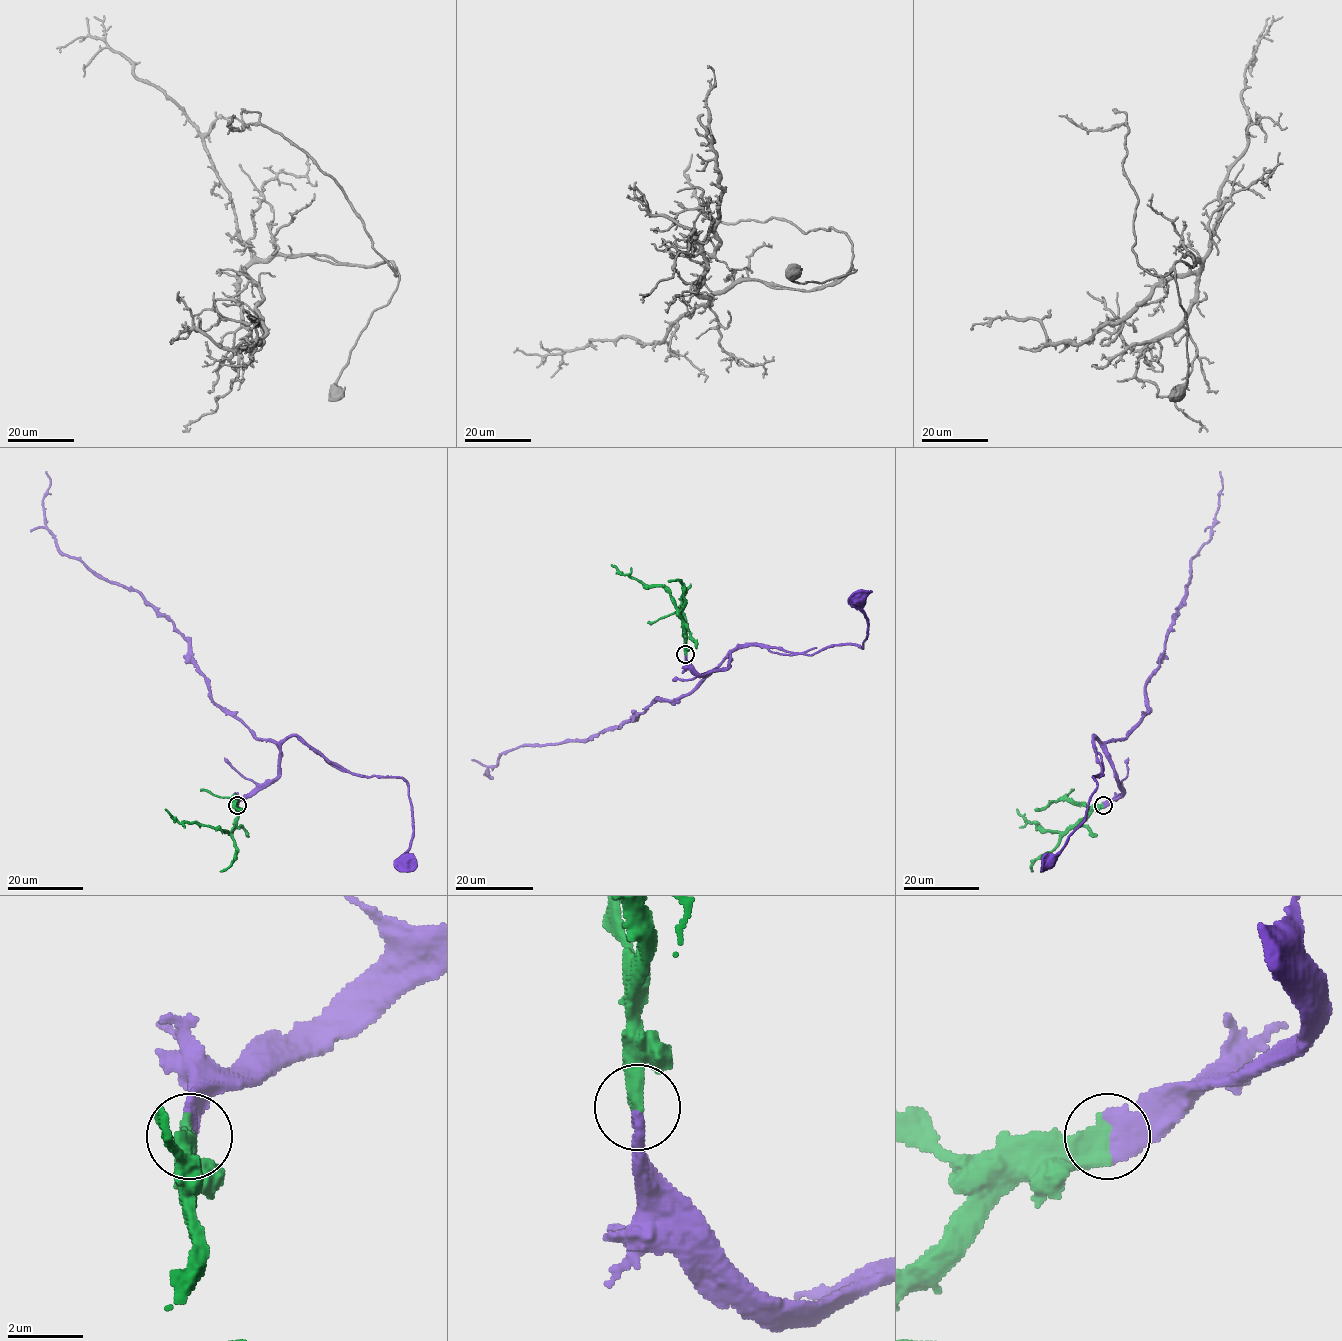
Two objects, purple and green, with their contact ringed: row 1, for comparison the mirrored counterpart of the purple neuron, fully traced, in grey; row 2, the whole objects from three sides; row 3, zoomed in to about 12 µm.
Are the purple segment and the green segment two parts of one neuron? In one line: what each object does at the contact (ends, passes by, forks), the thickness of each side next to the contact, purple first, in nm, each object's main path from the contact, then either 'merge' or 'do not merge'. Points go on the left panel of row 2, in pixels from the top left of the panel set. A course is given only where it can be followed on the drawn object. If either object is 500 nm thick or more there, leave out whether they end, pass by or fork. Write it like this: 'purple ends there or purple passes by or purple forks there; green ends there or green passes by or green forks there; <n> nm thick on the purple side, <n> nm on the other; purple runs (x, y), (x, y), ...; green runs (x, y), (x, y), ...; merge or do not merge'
600 nm thick on the purple side, 550 nm on the other; purple runs (237, 804), (278, 775), (280, 746), (297, 736), (351, 772), (401, 777), (407, 783), (413, 836), (406, 860); green runs (237, 804), (236, 824), (229, 833), (193, 822), (179, 823), (165, 809); merge

